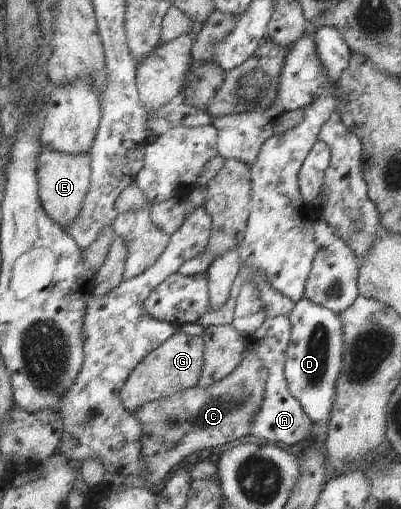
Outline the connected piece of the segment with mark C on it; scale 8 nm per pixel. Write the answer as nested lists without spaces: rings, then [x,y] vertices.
[[[245,351],[239,367],[216,384],[183,390],[133,412],[145,426],[142,438],[145,470],[140,476],[157,491],[168,472],[190,454],[214,450],[251,434],[256,414],[263,406],[268,377],[263,360],[254,351]]]

